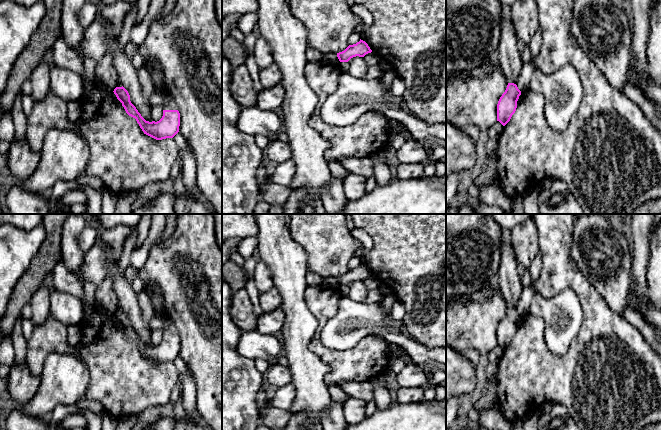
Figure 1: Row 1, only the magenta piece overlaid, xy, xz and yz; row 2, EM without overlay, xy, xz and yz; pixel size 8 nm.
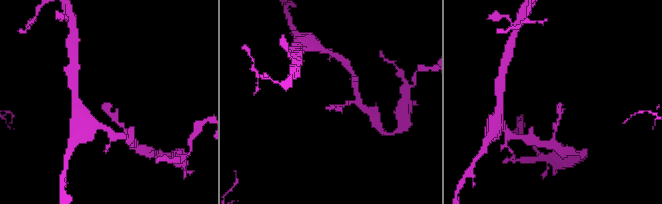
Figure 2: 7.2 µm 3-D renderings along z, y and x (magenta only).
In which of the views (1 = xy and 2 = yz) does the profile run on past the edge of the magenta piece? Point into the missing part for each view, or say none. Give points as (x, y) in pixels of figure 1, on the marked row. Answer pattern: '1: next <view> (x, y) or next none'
1: next none
2: next none

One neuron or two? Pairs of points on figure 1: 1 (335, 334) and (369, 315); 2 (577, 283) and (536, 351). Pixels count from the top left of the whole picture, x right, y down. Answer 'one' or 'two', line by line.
1: one
2: one

